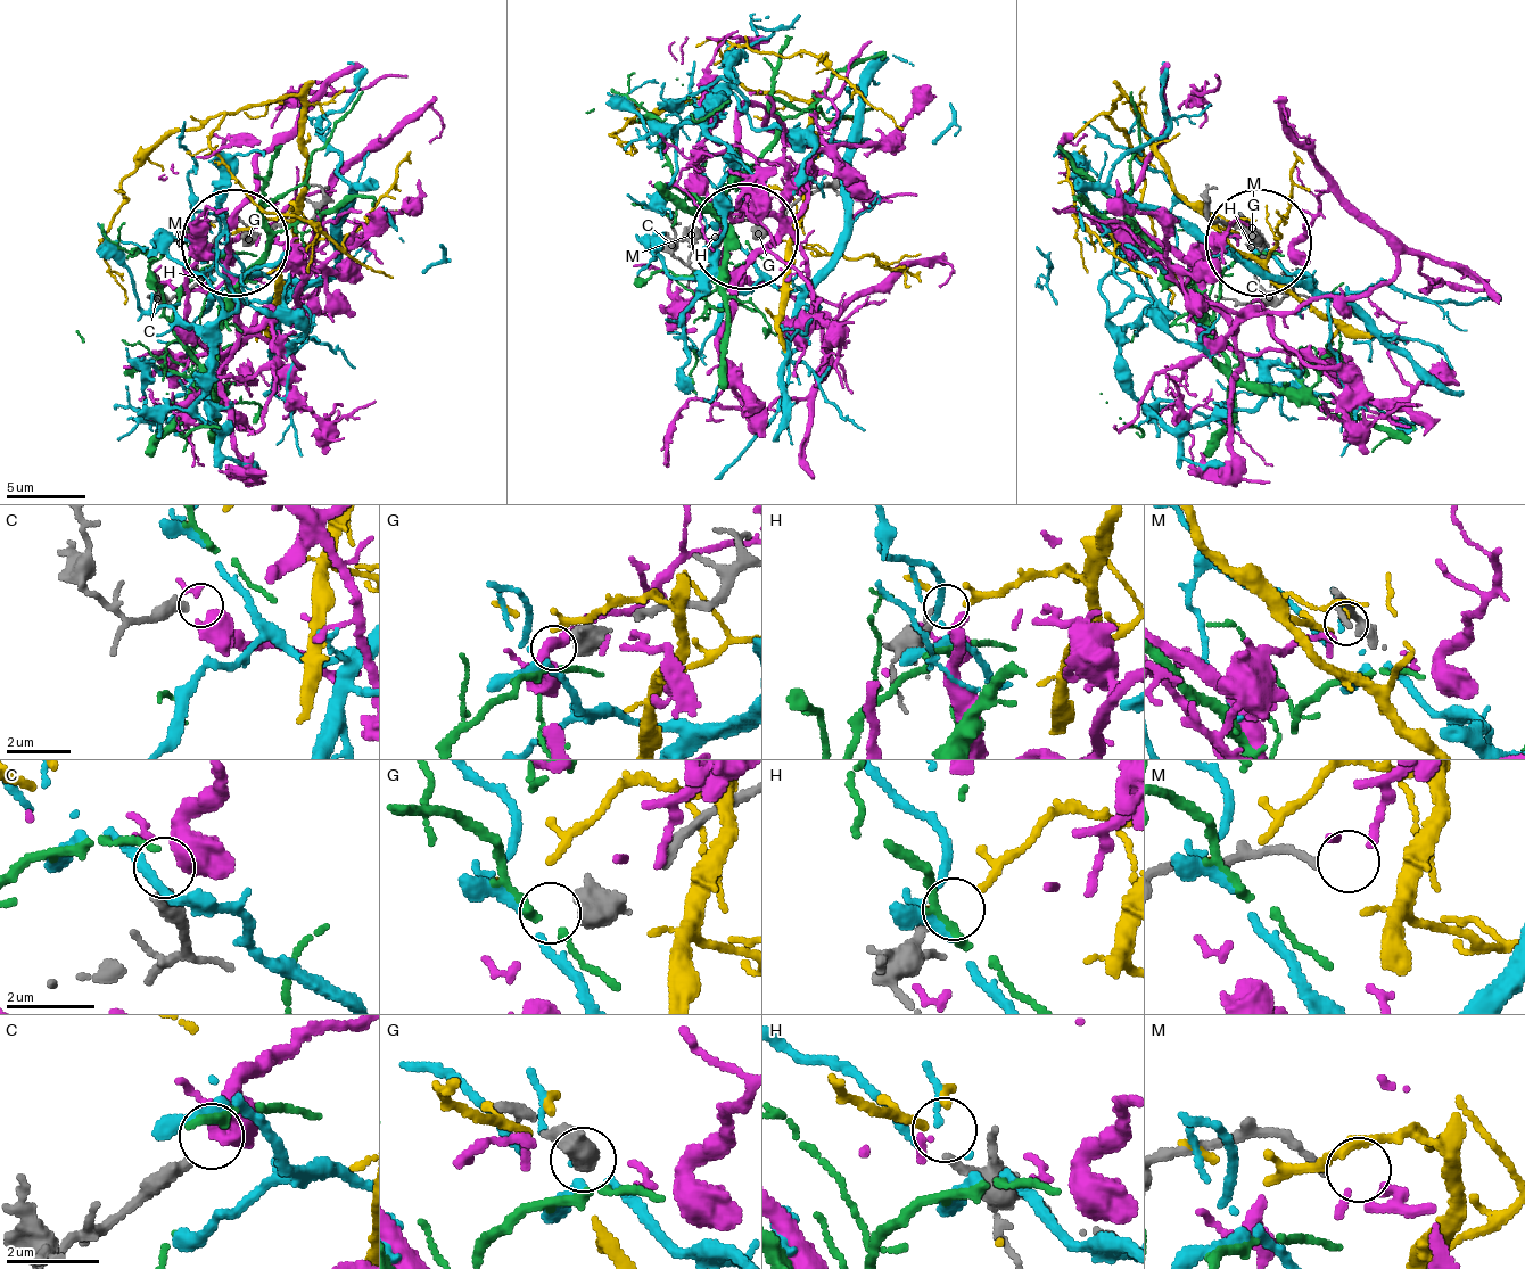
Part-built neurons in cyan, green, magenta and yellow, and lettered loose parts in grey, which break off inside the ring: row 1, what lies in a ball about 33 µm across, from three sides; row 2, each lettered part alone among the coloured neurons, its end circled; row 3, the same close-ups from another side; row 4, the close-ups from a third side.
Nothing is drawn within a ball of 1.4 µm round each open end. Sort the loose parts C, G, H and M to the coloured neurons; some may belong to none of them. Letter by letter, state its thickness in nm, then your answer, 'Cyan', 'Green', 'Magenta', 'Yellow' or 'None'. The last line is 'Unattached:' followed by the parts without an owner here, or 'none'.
C: Thickness 360 nm. Magenta
G: Thickness 650 nm. Green
H: Thickness 170 nm. Yellow
M: Thickness 170 nm. None
Unattached: M

